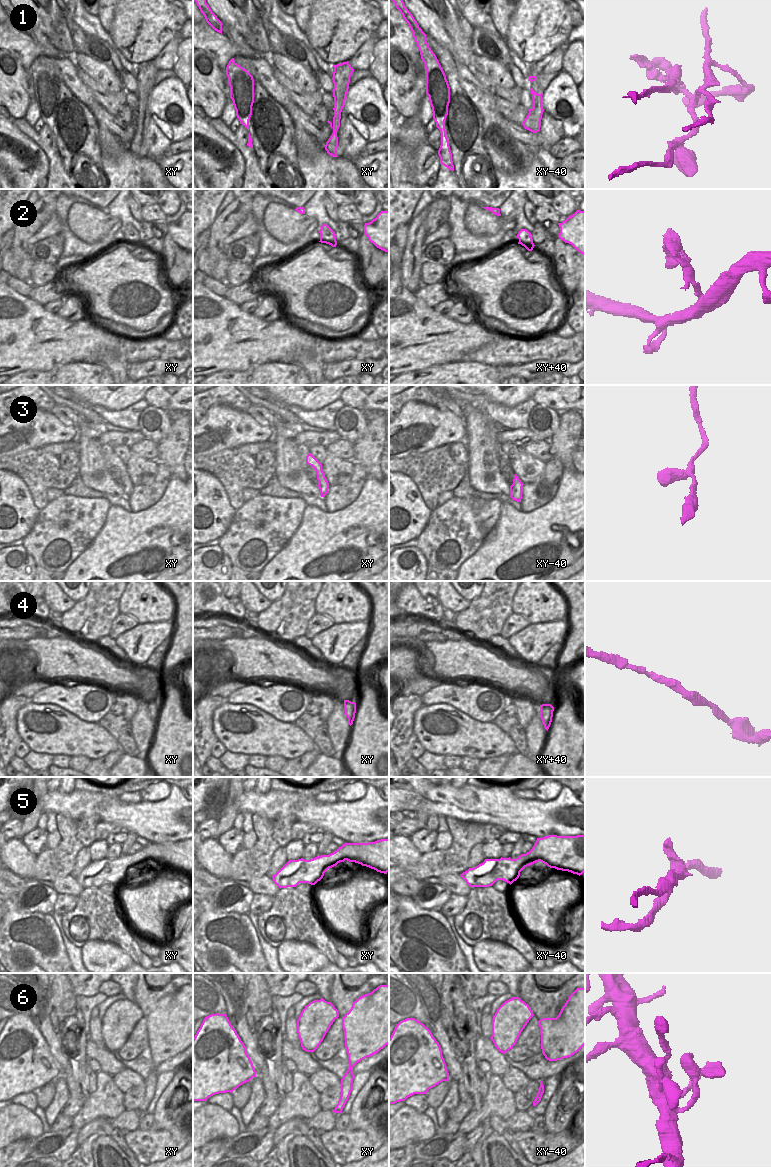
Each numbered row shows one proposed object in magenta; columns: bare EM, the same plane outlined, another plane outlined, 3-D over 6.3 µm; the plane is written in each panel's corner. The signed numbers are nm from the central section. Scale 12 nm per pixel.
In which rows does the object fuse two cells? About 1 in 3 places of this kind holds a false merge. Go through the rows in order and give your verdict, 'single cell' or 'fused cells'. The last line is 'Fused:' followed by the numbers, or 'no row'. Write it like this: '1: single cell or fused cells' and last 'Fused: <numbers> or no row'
1: fused cells
2: fused cells
3: single cell
4: single cell
5: fused cells
6: single cell
Fused: 1, 2, 5

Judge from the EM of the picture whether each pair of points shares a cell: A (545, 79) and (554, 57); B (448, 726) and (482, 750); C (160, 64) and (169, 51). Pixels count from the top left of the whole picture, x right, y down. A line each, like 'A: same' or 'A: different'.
A: different
B: same
C: same

